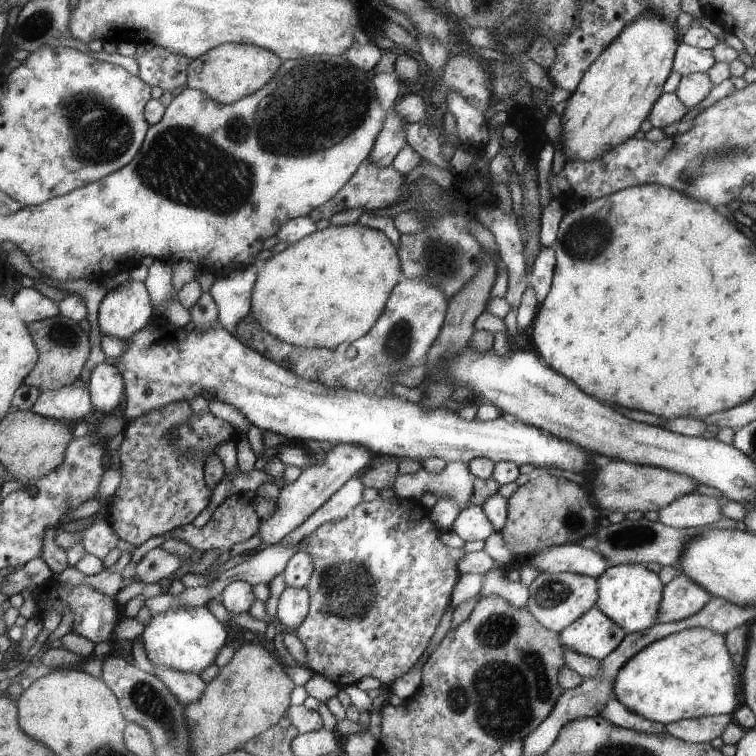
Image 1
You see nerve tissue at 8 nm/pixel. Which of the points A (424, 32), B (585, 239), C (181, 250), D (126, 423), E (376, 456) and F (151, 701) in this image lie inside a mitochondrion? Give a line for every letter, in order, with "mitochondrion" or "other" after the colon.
A: other
B: mitochondrion
C: other
D: other
E: other
F: mitochondrion

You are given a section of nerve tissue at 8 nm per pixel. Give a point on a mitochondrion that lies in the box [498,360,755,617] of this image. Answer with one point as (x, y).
(630, 540)

